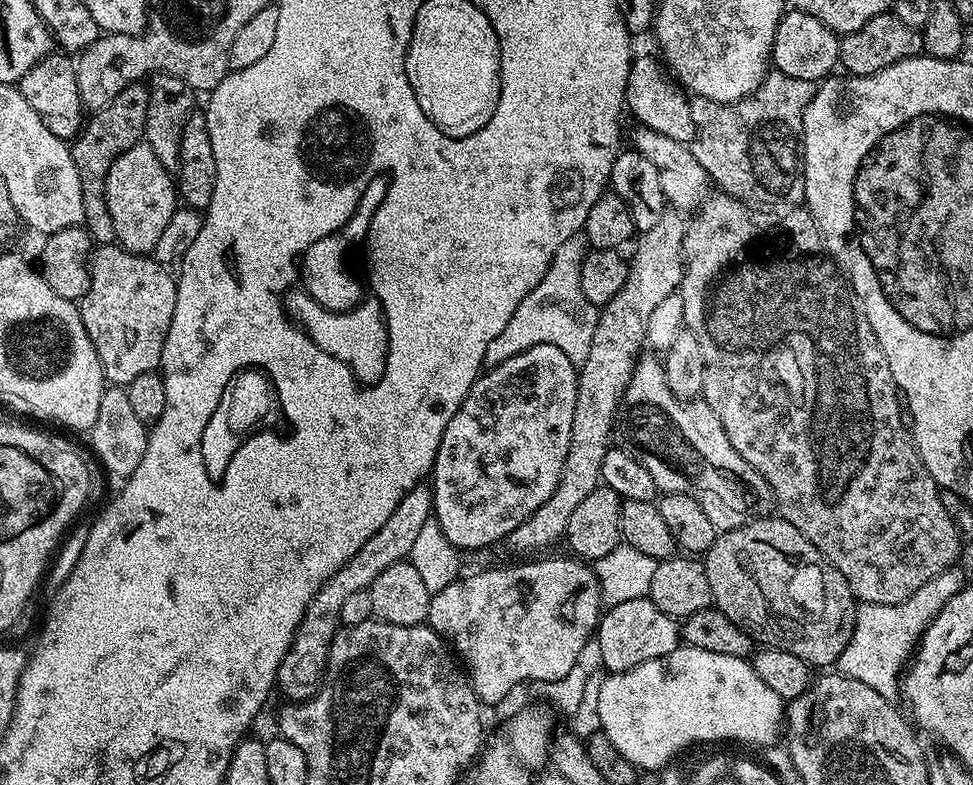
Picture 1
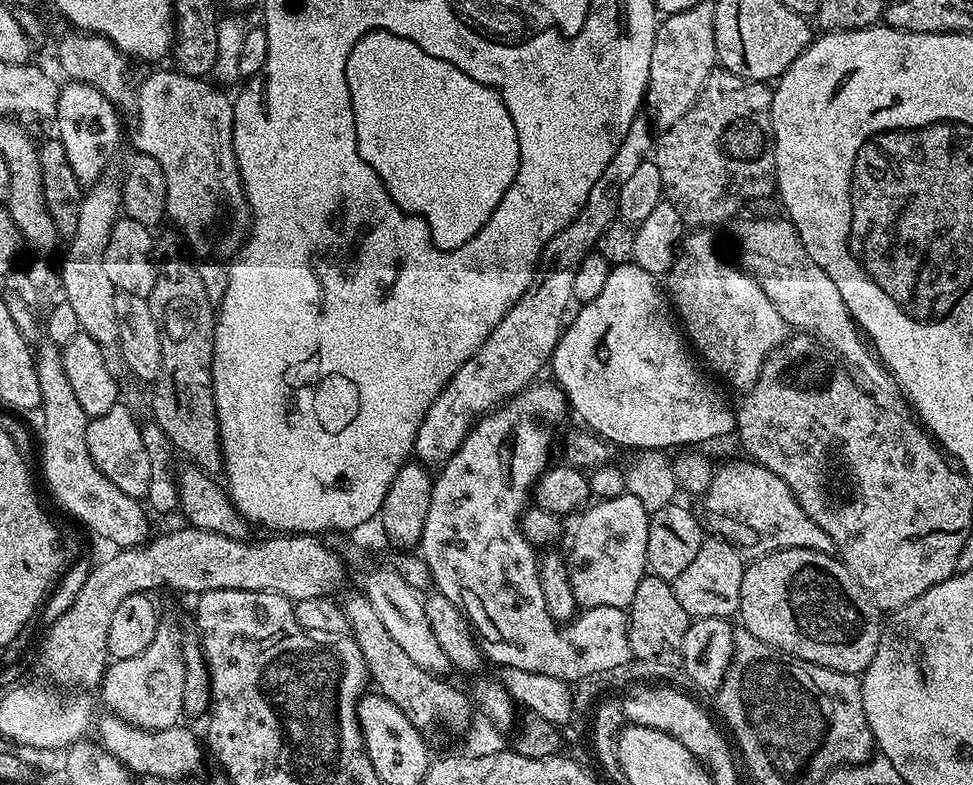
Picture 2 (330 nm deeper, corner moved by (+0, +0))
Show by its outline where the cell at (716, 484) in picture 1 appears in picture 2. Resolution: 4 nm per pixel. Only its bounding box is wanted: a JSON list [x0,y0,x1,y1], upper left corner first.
[703,458,833,554]

